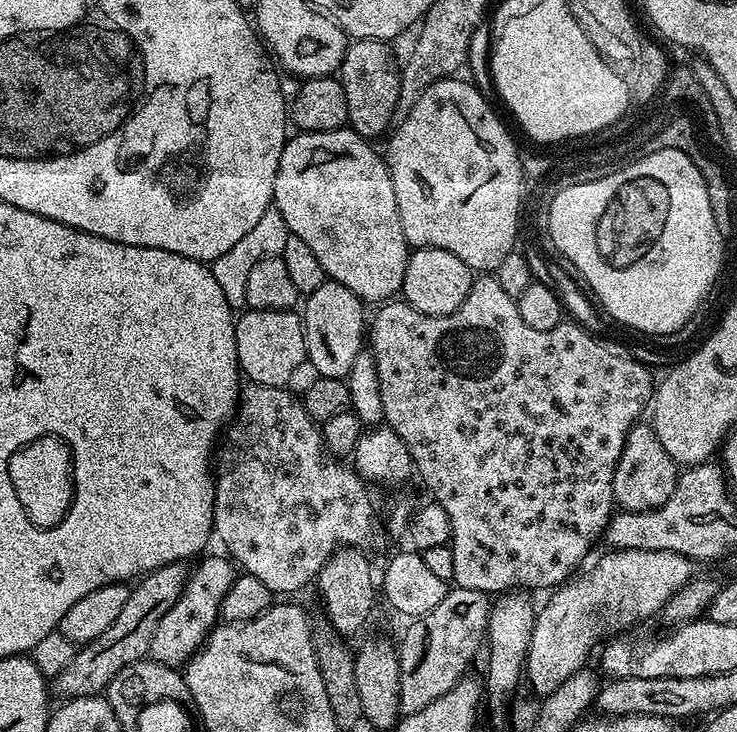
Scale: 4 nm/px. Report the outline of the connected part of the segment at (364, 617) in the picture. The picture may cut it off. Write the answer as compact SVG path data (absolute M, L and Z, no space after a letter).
M356 546L337 548L326 562L323 570L316 575L314 588L320 591L320 600L324 603L327 623L345 638L351 638L368 620L376 600L378 604L378 580L372 577L372 564Z

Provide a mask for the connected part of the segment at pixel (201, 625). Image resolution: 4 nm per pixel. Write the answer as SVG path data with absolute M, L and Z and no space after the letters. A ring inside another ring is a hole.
M205 555L197 568L193 567L188 574L188 581L174 606L162 614L158 626L152 635L148 647L151 659L162 662L171 668L180 668L187 665L193 654L204 644L204 638L217 627L221 619L220 603L226 598L226 590L234 586L238 575L238 568L227 555Z

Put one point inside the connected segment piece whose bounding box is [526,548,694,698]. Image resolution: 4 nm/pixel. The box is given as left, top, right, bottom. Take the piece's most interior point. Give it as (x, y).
(625, 586)

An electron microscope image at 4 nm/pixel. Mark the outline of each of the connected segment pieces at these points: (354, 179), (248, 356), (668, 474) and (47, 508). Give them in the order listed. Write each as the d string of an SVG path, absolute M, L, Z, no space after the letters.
M348 126L329 132L300 130L295 134L296 137L293 135L284 141L278 174L274 178L274 207L282 214L289 233L302 238L302 242L314 250L314 258L322 262L327 279L338 281L369 305L391 301L403 289L410 245L398 218L394 182L390 182L385 157L381 153L379 156L367 139Z
M244 310L235 317L236 345L241 373L251 383L283 388L291 385L292 375L305 363L308 355L304 322L296 310Z
M638 422L630 430L614 470L614 501L625 512L645 512L654 510L674 494L678 465L672 461L670 454L658 442L658 434L651 423Z
M40 436L19 448L8 463L11 485L27 520L36 528L53 528L64 520L74 495L71 449L56 436Z

